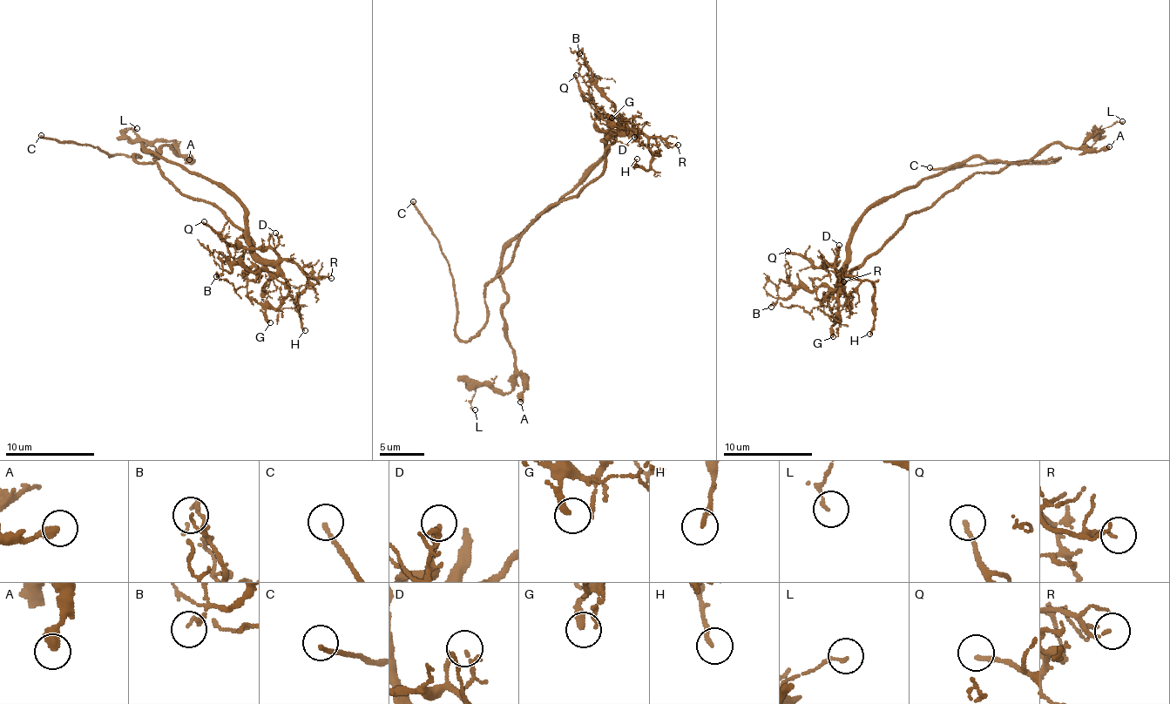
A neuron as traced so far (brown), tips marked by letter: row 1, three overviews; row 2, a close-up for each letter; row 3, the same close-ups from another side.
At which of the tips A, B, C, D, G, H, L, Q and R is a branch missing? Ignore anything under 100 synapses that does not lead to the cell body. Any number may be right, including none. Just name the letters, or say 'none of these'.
C

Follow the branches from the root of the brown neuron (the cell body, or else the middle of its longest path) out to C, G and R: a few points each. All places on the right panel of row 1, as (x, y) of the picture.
C: (851, 272), (883, 247), (909, 215), (929, 207), (975, 173), (997, 173), (1016, 161), (1059, 159), (929, 167)
G: (851, 272), (843, 275), (821, 302), (824, 311), (835, 321), (832, 327), (833, 336)
R: (851, 272), (841, 275), (836, 270), (841, 280), (838, 282), (843, 281)

